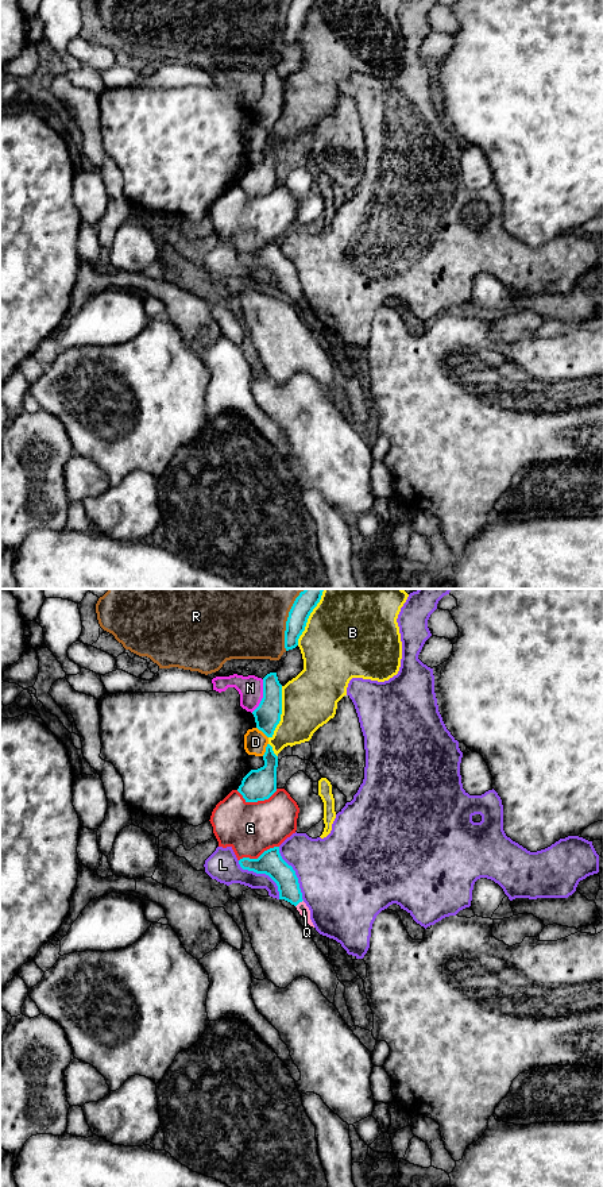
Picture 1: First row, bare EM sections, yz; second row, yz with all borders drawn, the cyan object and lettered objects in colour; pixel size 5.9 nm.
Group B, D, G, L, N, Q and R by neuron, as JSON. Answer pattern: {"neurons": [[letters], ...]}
{"neurons": [["B"], ["D"], ["G"], ["L"], ["N"], ["Q"], ["R"]]}

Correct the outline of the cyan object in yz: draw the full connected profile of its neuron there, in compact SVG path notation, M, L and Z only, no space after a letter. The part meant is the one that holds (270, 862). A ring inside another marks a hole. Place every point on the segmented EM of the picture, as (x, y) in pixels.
M279 847L264 851L258 859L243 858L239 860L243 870L268 875L278 886L279 899L297 906L302 902L298 878L279 853Z

